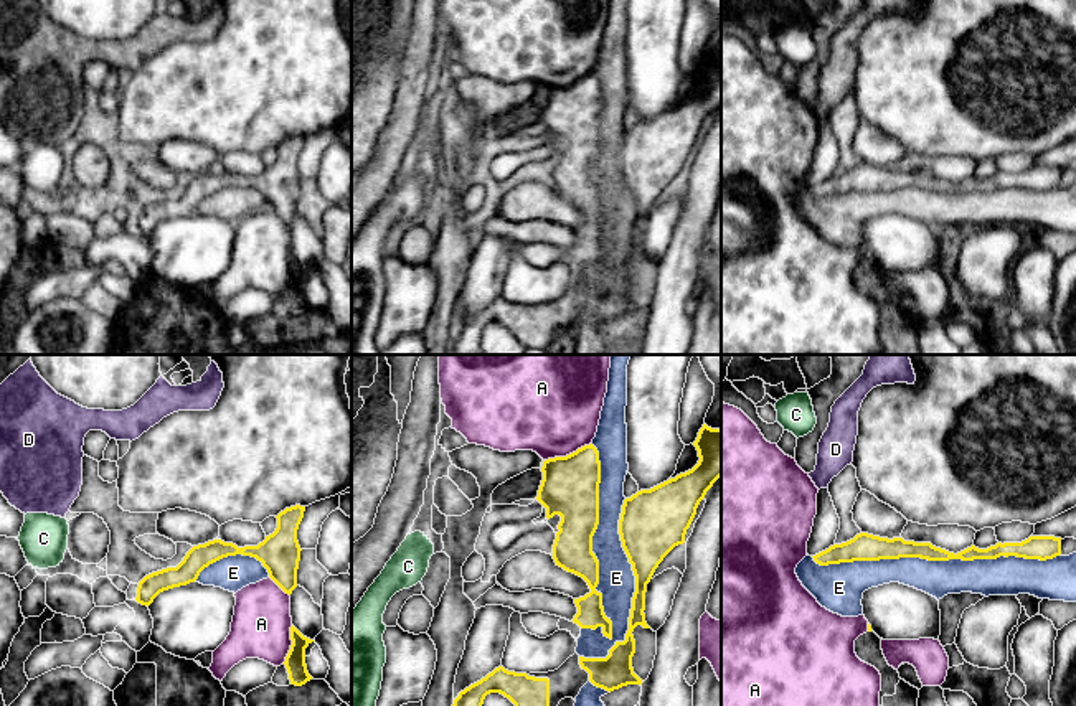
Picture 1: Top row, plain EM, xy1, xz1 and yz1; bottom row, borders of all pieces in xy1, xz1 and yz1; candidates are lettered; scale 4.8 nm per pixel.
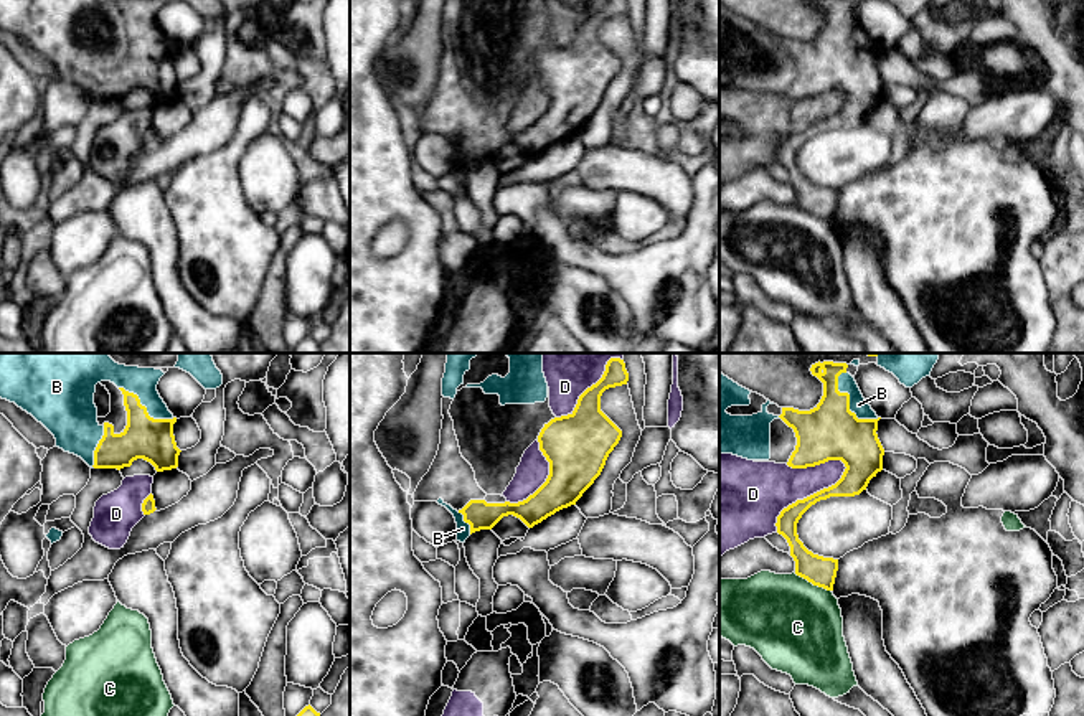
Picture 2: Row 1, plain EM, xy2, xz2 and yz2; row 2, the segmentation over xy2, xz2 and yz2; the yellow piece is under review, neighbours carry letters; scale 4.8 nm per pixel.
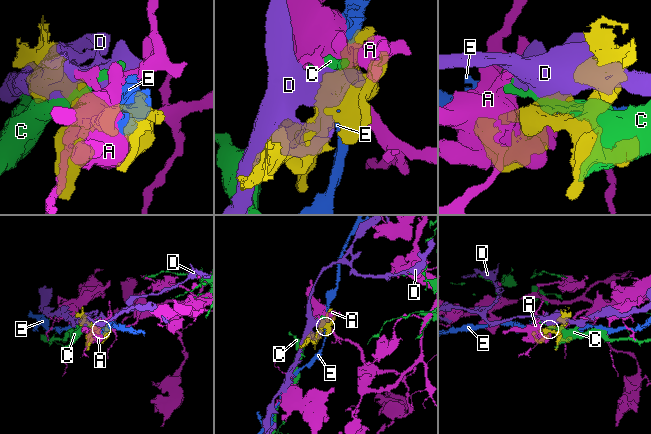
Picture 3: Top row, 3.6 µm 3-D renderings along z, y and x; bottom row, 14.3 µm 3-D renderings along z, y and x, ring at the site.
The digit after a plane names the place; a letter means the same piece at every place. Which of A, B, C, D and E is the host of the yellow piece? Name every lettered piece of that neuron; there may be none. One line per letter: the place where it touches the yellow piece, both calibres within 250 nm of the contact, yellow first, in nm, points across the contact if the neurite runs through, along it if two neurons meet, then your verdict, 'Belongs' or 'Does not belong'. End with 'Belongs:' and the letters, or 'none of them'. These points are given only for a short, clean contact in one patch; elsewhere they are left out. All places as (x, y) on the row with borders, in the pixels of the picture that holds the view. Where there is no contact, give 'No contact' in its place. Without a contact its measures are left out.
A: Touches yellow at xz1 (570, 454). Thickness 280 nm (yellow) against 480 nm. Does not belong
B: Touches yellow at yz2 (848, 403). Thickness 280 nm (yellow) against 90 nm. Belongs
C: Touches yellow at yz2 (812, 583). Thickness 150 nm (yellow) against 440 nm. Boundary: yz2 (794, 573), (830, 591). Does not belong
D: Touches yellow at yz2 (810, 495). Thickness 190 nm (yellow) against 280 nm. Does not belong
E: Touches yellow at yz1 (934, 560). Thickness 100 nm (yellow) against 180 nm. Does not belong
Belongs: B

